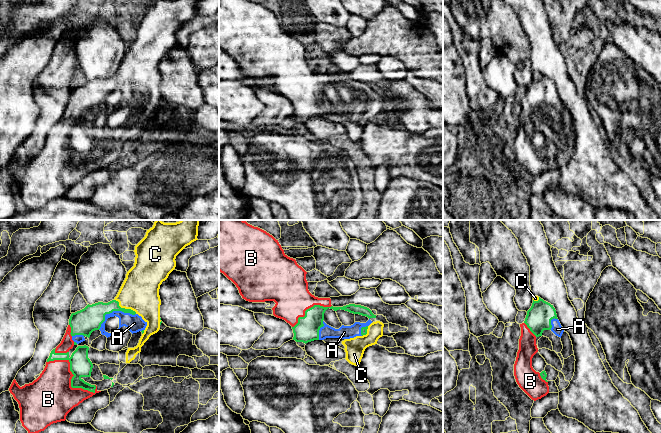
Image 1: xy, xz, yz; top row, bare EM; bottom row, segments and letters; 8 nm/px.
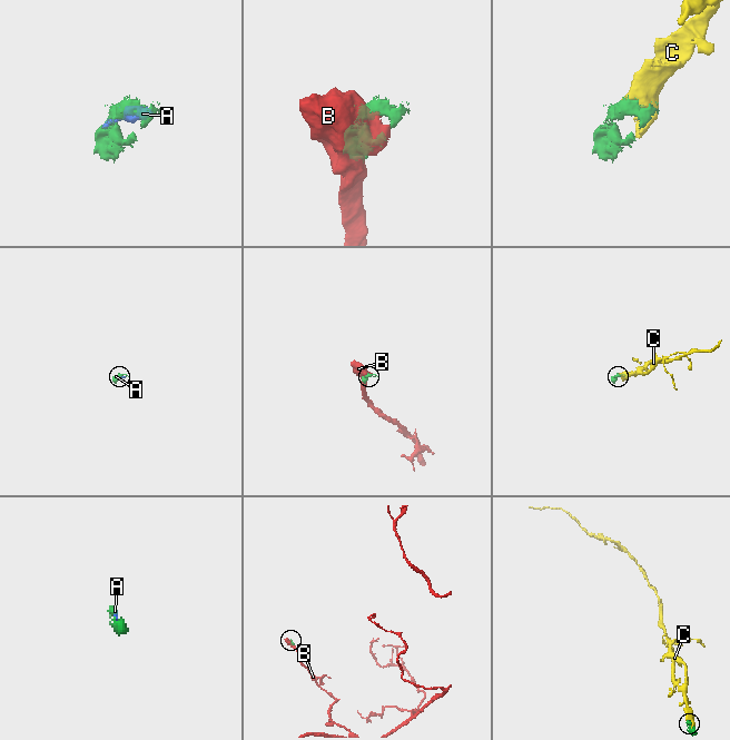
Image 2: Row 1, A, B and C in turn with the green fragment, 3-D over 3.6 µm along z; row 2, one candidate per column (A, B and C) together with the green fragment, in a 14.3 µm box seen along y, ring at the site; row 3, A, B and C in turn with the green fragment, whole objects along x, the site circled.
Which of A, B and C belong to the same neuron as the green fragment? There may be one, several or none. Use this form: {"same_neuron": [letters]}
{"same_neuron": ["A", "B", "C"]}

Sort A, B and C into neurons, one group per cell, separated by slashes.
A B C

